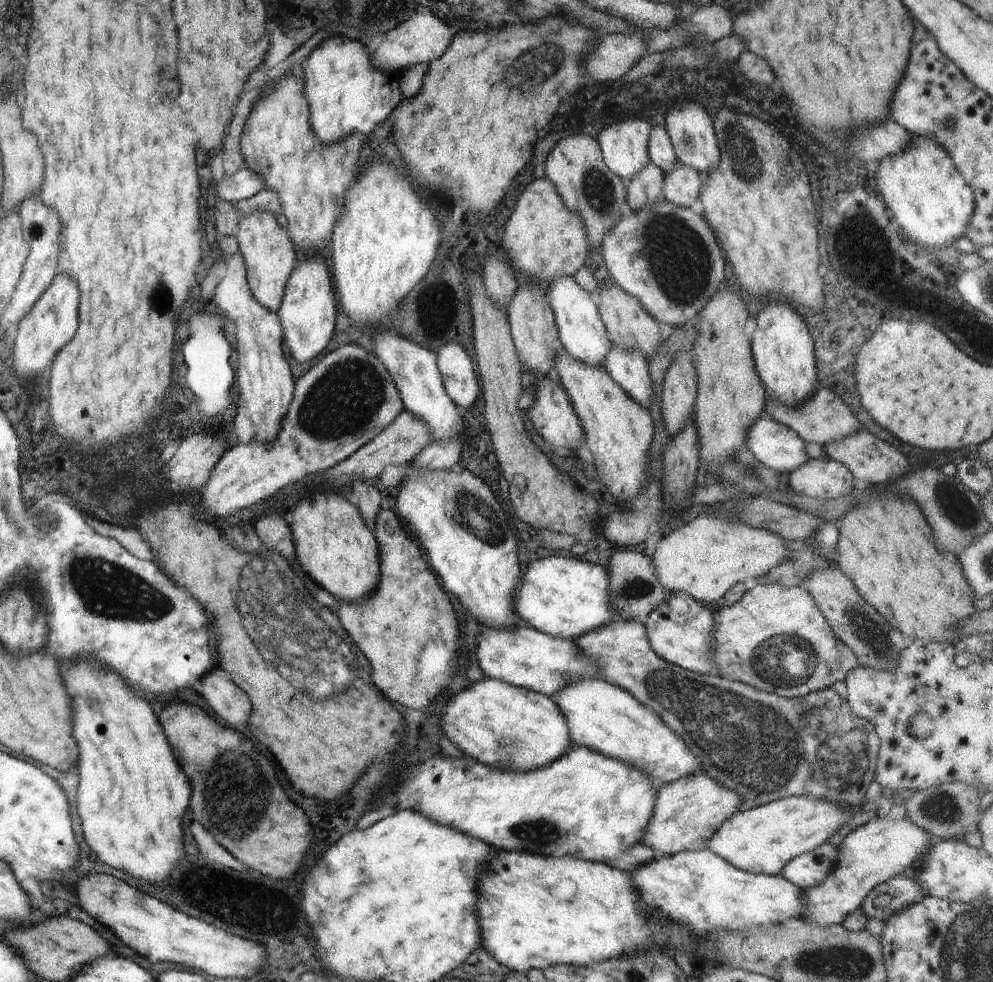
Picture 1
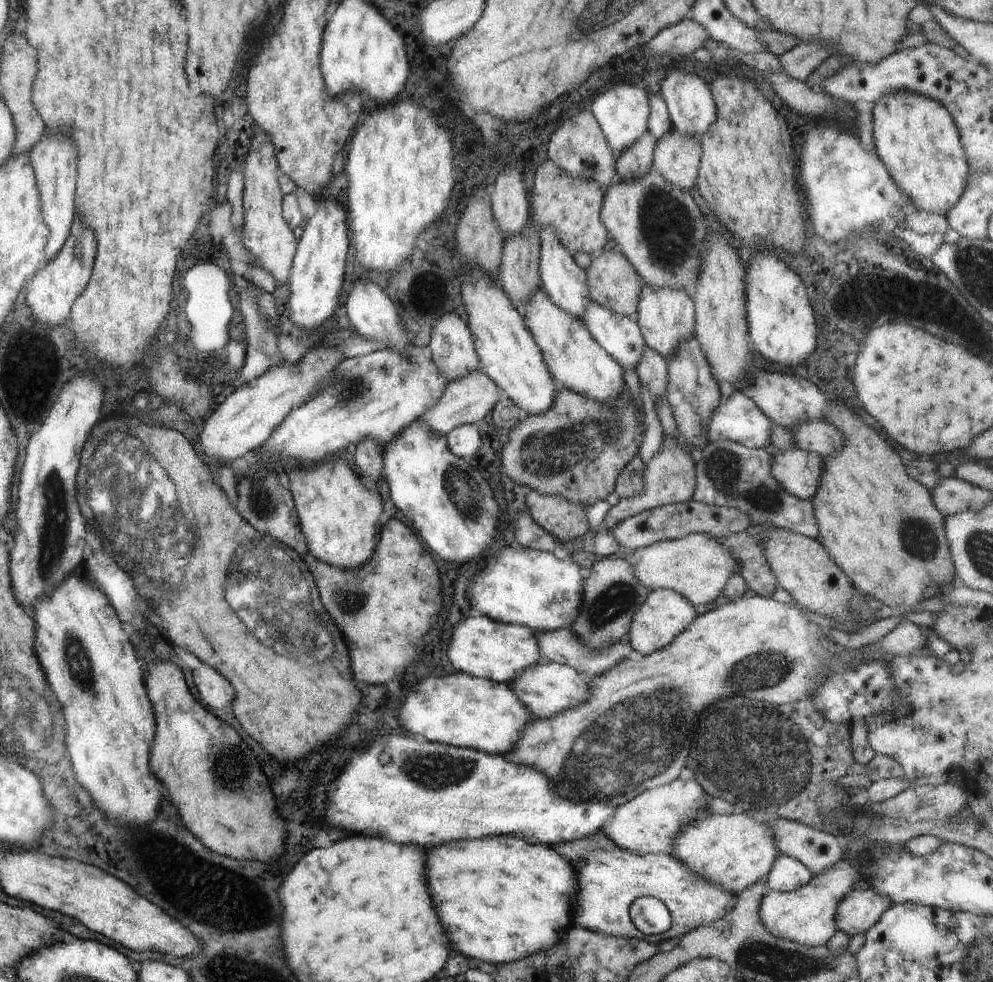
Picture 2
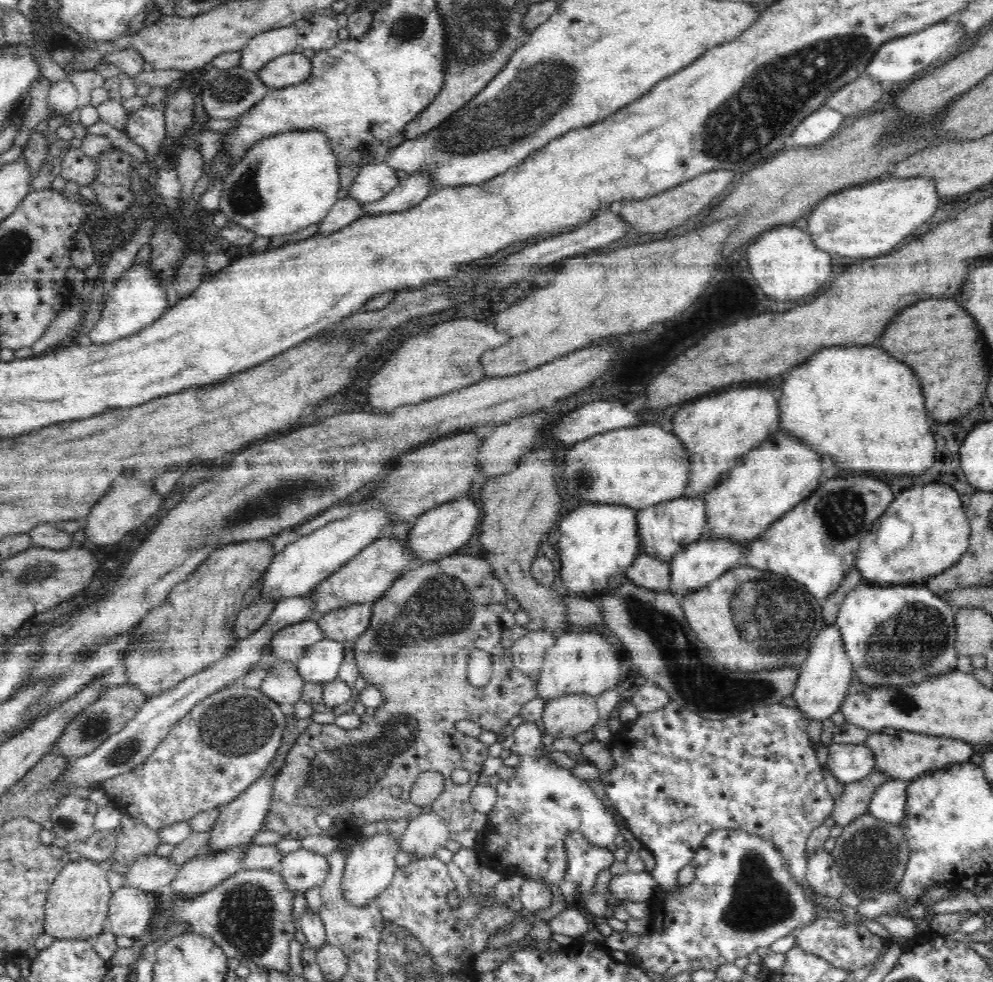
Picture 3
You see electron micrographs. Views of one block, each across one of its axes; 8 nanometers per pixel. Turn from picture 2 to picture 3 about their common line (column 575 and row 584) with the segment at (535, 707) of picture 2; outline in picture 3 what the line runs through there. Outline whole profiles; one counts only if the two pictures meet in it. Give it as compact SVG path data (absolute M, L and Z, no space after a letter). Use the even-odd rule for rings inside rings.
M705 535L700 540L692 542L683 550L678 550L669 561L670 564L670 586L671 590L675 590L682 596L688 596L692 592L700 590L706 584L710 584L712 580L716 580L718 576L722 576L724 572L732 568L736 568L738 558L744 554L746 549L732 543L730 540L720 540L719 538L711 538Z

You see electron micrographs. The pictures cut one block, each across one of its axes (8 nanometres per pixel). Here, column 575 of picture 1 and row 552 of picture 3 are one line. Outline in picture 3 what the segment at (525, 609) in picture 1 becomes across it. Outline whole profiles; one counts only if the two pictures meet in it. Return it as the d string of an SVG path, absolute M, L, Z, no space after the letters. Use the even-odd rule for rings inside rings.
M618 504L580 506L560 522L559 558L561 582L567 592L580 598L596 598L627 580L628 568L641 550L636 509Z

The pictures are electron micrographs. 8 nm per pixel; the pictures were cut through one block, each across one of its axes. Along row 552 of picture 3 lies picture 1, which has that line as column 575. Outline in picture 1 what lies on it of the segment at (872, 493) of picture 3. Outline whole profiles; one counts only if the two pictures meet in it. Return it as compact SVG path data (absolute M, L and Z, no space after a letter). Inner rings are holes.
M574 744L562 758L530 772L506 772L496 768L488 770L484 764L468 756L432 756L422 764L412 766L402 786L384 794L382 802L396 806L396 810L412 809L442 826L481 840L494 850L524 851L551 857L570 855L607 864L629 846L641 842L654 808L657 788L652 780L642 776L638 768L624 766L618 759ZM414 796L418 798L414 808L406 808L408 798Z

